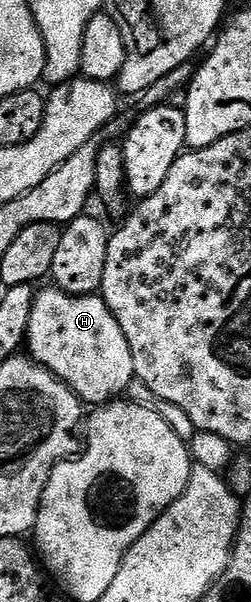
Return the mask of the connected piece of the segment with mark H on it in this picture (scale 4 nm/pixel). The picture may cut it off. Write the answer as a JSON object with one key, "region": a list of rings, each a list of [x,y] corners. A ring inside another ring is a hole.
{"region":[[[48,285],[45,291],[37,290],[30,309],[26,351],[35,363],[42,364],[54,377],[62,380],[85,405],[103,405],[119,400],[136,379],[134,357],[130,357],[130,345],[126,345],[122,325],[114,321],[114,313],[110,313],[99,294],[68,295],[55,285]]]}

